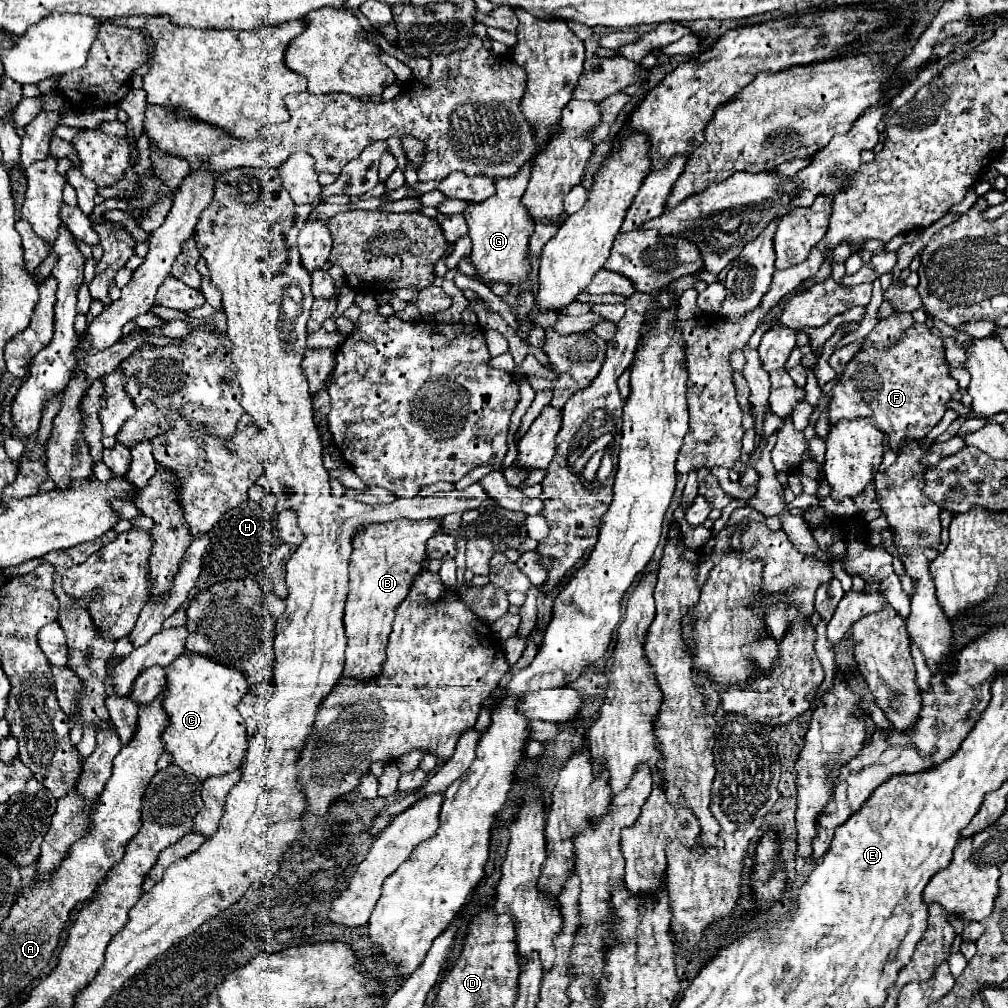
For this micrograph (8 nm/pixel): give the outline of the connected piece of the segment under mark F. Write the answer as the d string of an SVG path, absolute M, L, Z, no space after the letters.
M914 324L902 336L898 346L890 346L886 354L878 354L876 350L858 350L856 356L850 360L848 368L840 376L838 384L834 386L834 398L830 404L830 424L848 418L870 418L874 426L878 426L884 434L890 434L890 448L898 452L898 442L902 438L924 438L944 416L946 402L960 390L958 382L950 378L948 364L944 362L944 344L938 336L934 336L926 324Z

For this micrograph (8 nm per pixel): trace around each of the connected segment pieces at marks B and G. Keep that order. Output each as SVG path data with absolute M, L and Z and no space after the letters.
M404 518L382 526L368 526L366 532L354 538L354 552L350 556L350 590L344 608L344 628L348 638L344 678L370 682L382 674L394 610L408 596L416 576L422 572L420 562L426 560L426 542L436 530L438 520L414 522Z
M528 162L514 178L500 178L494 184L496 194L492 198L480 204L470 204L462 212L468 222L468 236L472 240L470 262L476 268L476 280L480 280L486 286L492 286L496 282L520 284L532 272L528 260L528 240L534 232L534 222L530 222L530 216L526 214L526 208L520 200L530 180L530 168L532 162Z

